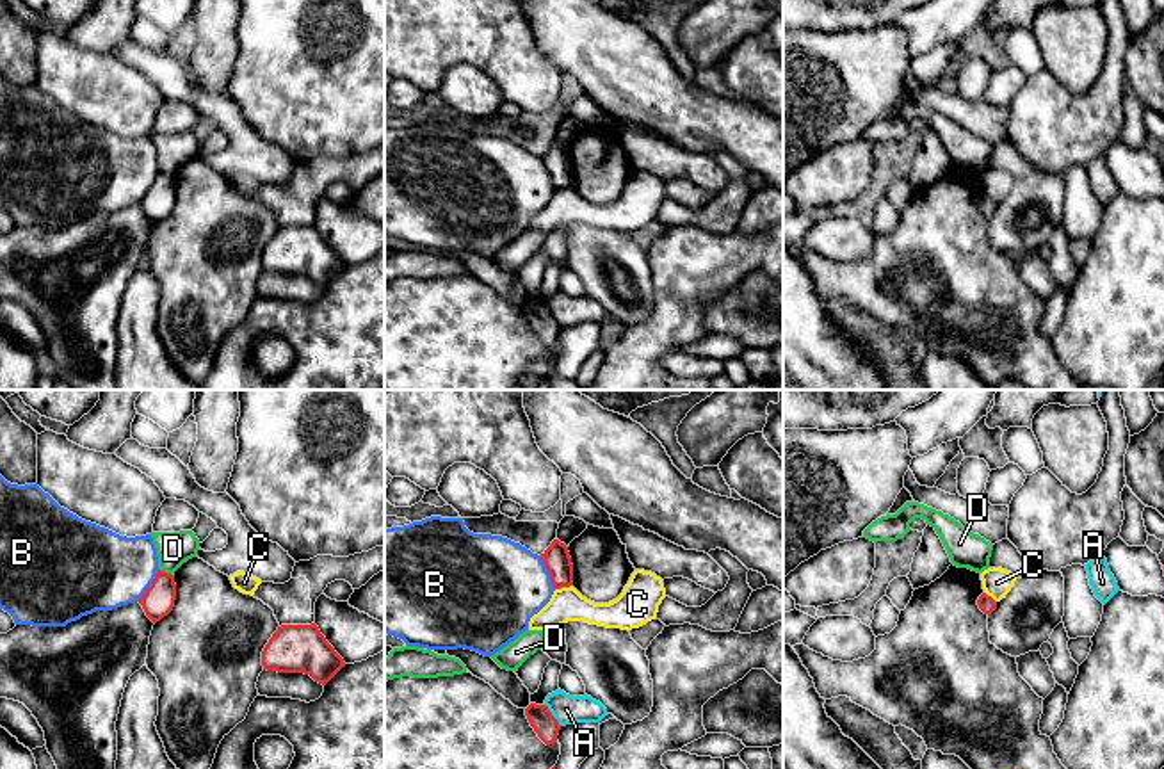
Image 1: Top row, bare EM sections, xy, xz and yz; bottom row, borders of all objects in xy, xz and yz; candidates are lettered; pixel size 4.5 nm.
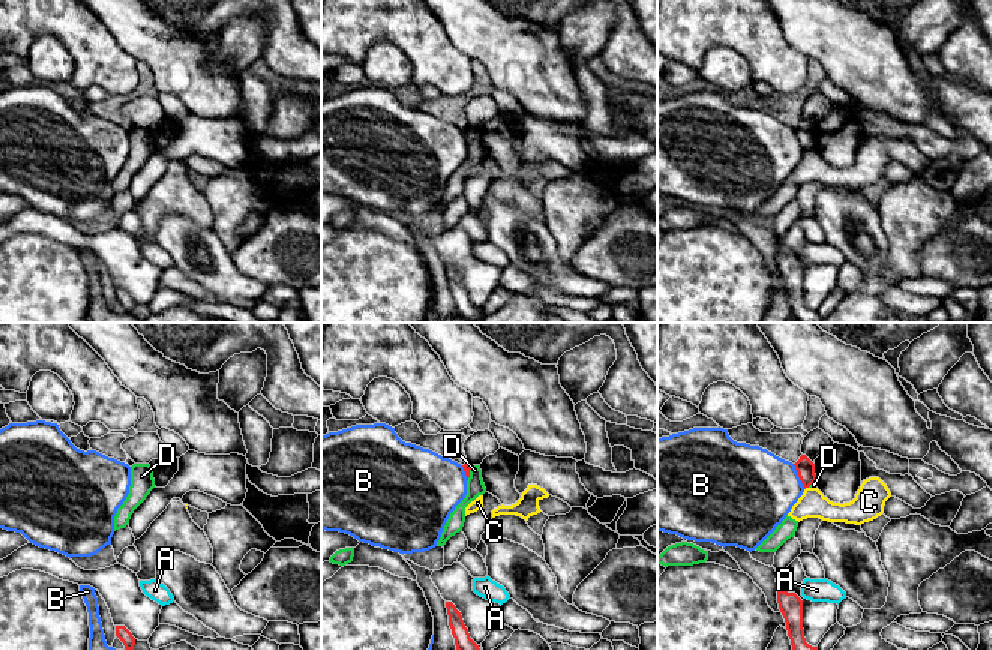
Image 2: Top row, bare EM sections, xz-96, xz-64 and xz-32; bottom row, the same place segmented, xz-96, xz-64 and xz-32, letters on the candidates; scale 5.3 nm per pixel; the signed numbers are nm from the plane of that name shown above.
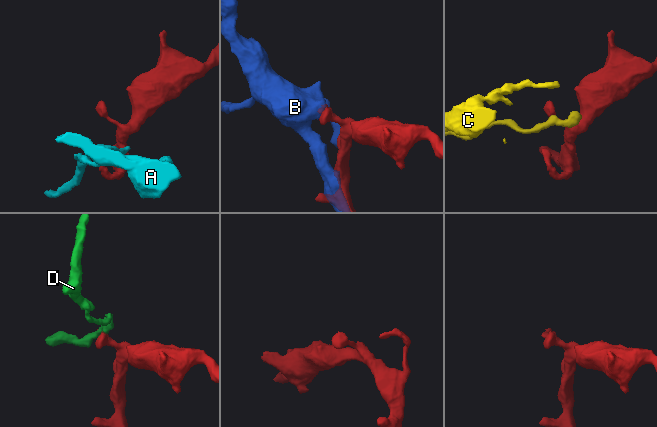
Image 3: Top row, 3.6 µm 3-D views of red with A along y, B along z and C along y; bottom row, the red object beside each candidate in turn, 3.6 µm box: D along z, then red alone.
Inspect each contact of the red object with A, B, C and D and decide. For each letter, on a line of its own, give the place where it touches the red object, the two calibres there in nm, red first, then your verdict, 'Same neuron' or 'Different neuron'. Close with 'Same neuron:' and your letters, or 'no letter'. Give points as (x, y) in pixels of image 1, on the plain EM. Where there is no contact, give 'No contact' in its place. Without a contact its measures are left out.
A: Touches red at xz (550, 315). Thickness 110 nm (red) against 130 nm. Different neuron
B: Touches red at xz (549, 173). Thickness 120 nm (red) against 440 nm. Different neuron
C: Touches red at xz (563, 187). Thickness 120 nm (red) against 160 nm. Different neuron
D: Touches red at xy (164, 173). Thickness 140 nm (red) against 160 nm. Different neuron
Same neuron: no letter

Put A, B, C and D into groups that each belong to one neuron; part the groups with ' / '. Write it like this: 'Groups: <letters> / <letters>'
Groups: A / B / C / D

